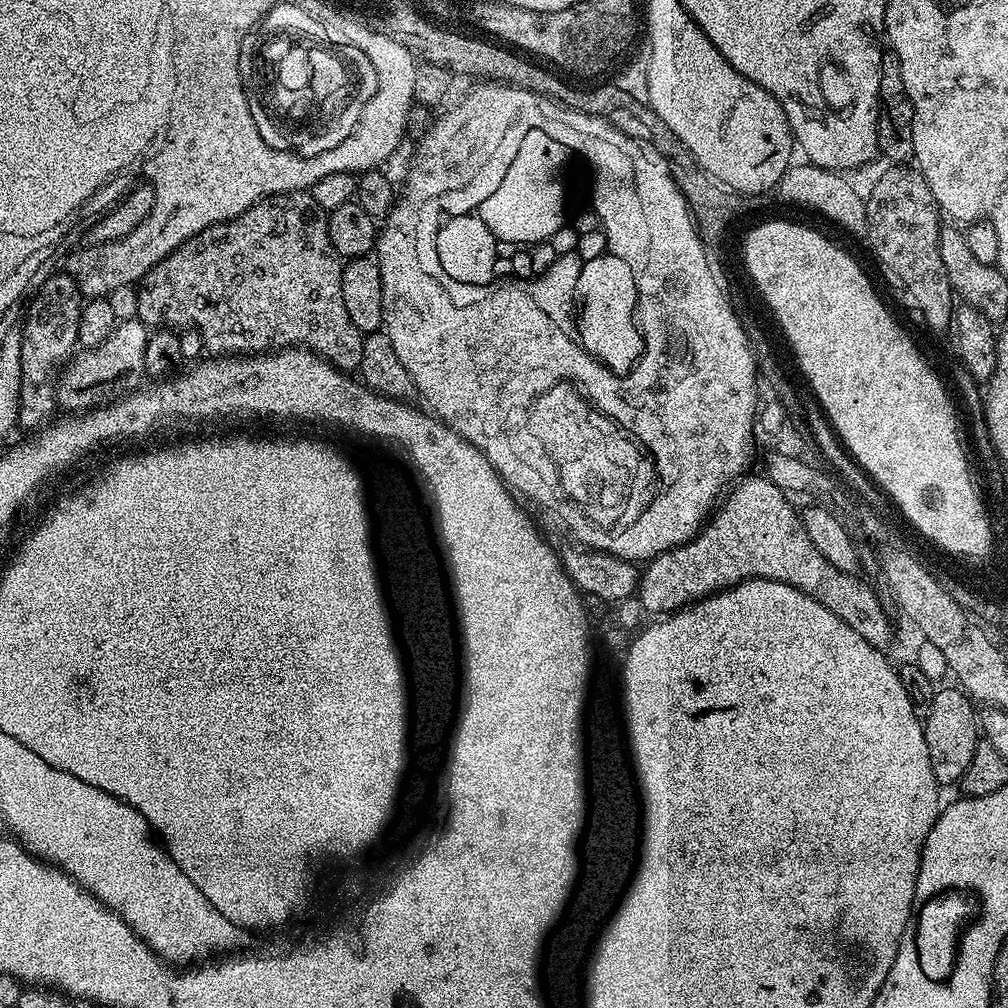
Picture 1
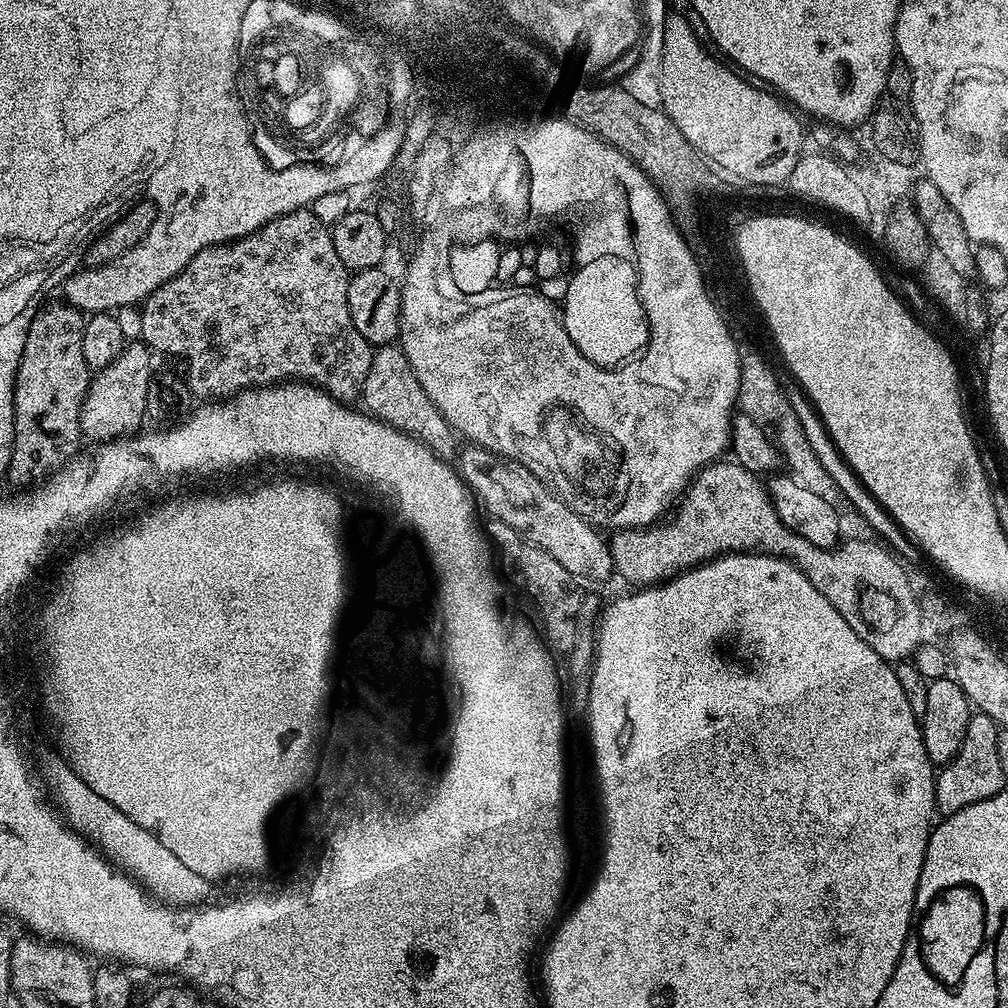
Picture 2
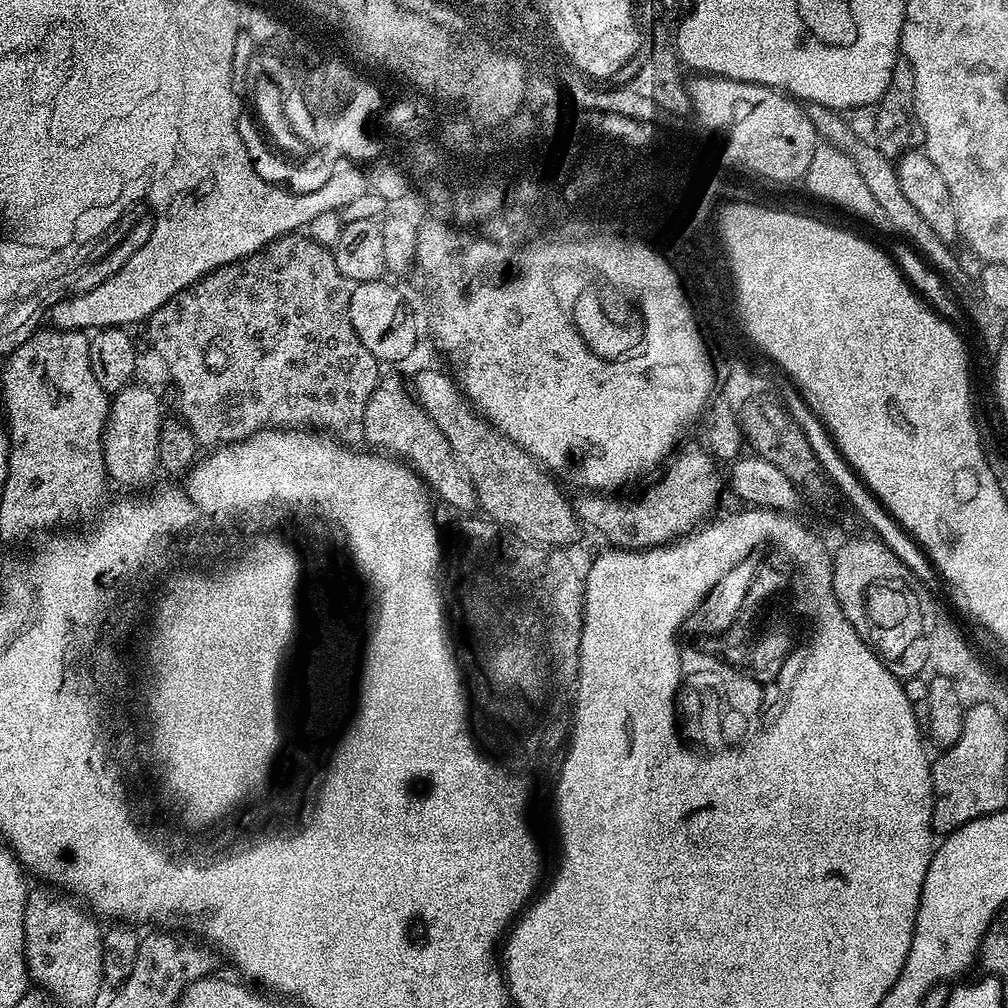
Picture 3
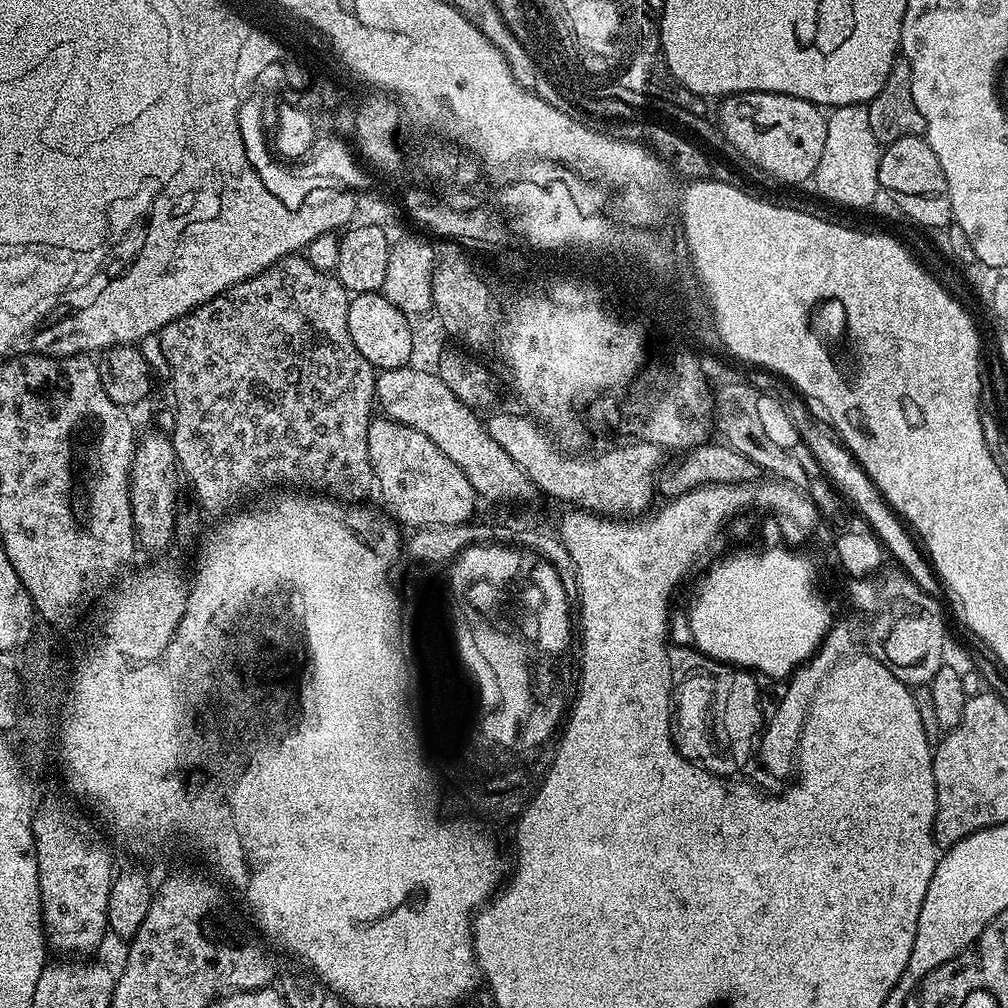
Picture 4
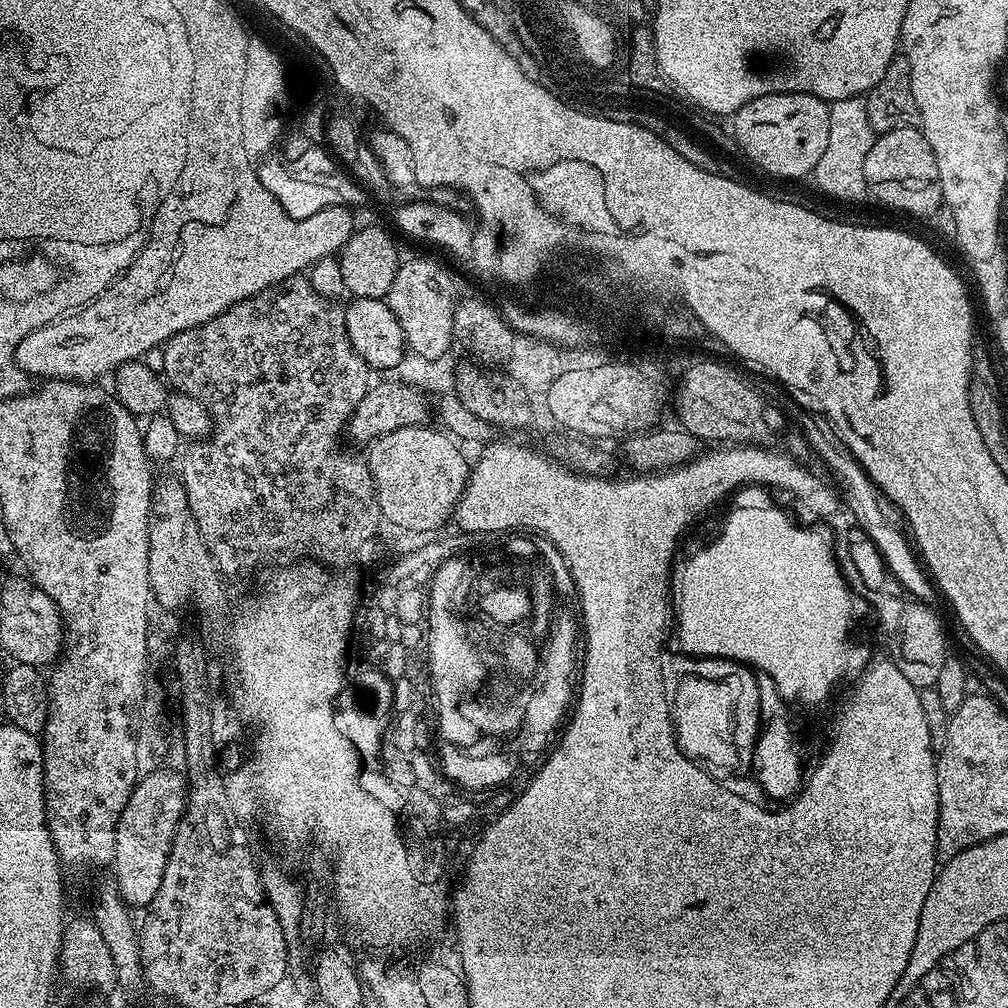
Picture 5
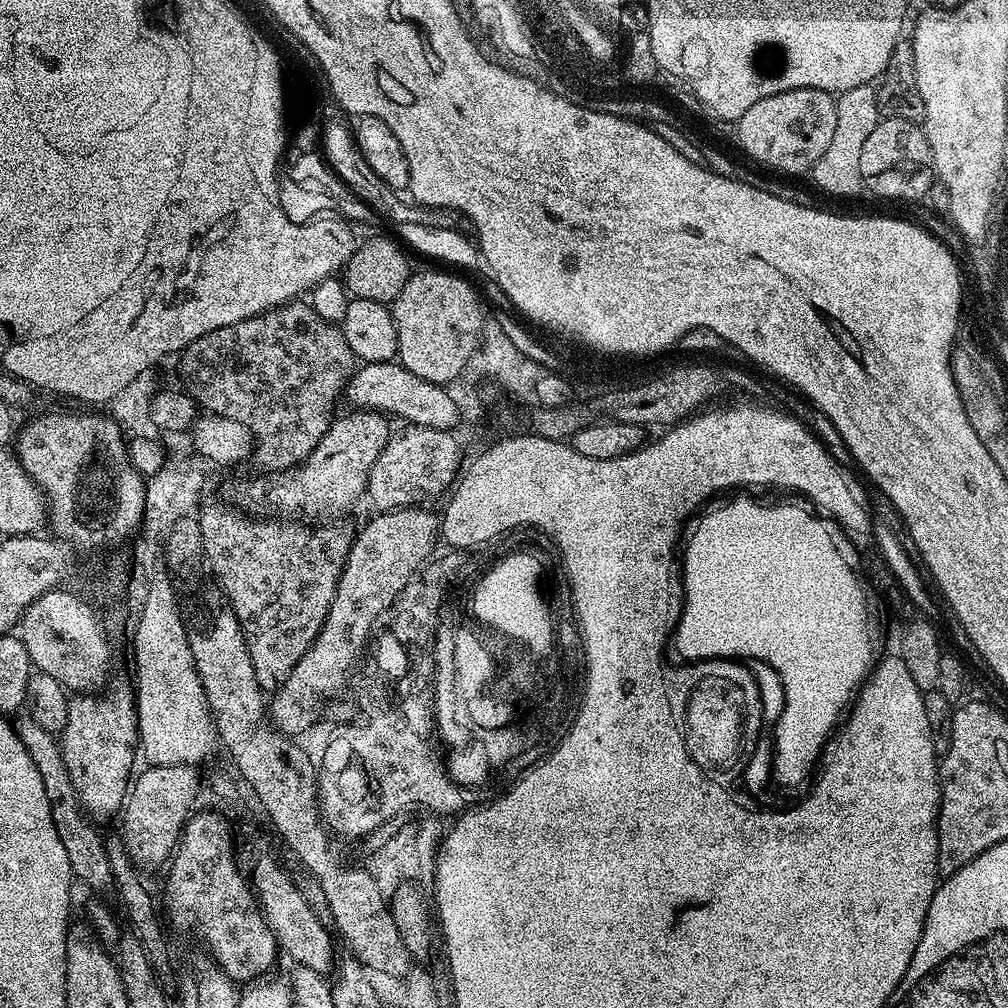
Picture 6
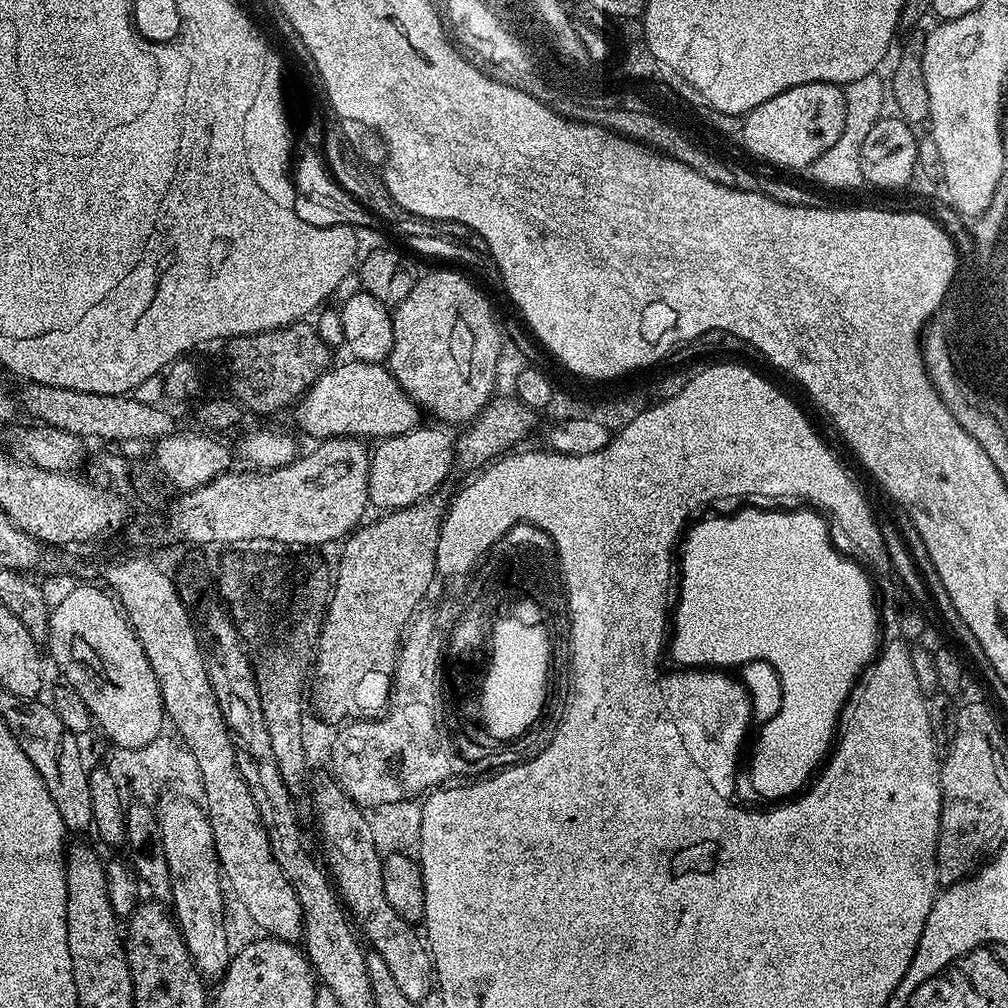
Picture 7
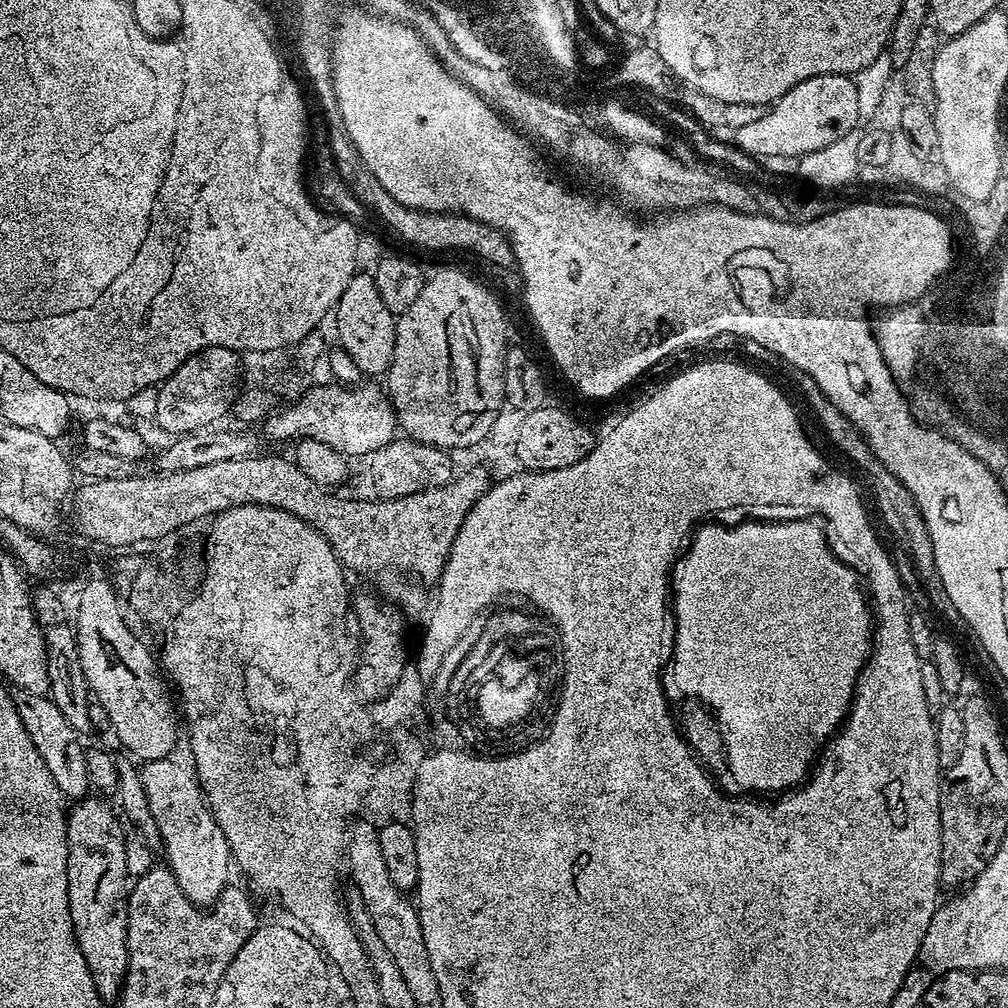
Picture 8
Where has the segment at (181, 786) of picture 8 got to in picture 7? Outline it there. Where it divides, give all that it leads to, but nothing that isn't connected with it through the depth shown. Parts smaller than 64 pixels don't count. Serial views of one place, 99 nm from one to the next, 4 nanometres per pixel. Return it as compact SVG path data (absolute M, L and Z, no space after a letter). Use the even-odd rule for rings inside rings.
M164 796L160 800L160 808L157 807L155 813L156 819L160 823L162 847L165 850L166 862L169 863L170 882L172 883L171 911L174 913L174 919L180 928L182 938L186 942L188 952L196 964L196 969L200 971L201 976L209 981L216 982L223 977L230 959L228 928L224 925L224 892L226 896L226 888L222 883L220 859L214 846L212 827L205 809L197 801L196 804L192 800L187 800L184 796Z

